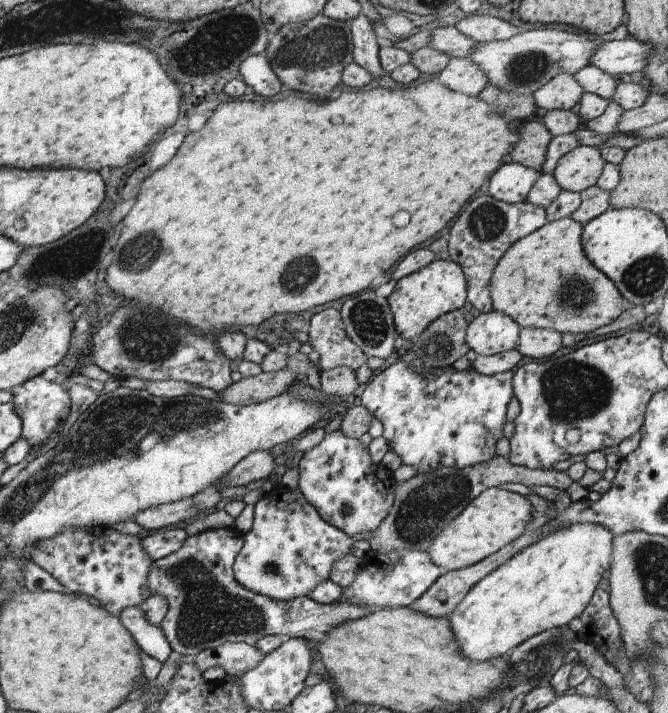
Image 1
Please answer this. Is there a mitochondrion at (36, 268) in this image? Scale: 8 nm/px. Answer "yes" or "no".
yes

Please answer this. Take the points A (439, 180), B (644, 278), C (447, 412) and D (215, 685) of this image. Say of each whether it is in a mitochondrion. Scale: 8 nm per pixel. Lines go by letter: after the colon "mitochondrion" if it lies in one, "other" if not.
A: other
B: mitochondrion
C: other
D: other

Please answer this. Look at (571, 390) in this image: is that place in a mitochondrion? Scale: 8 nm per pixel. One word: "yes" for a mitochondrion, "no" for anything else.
yes

